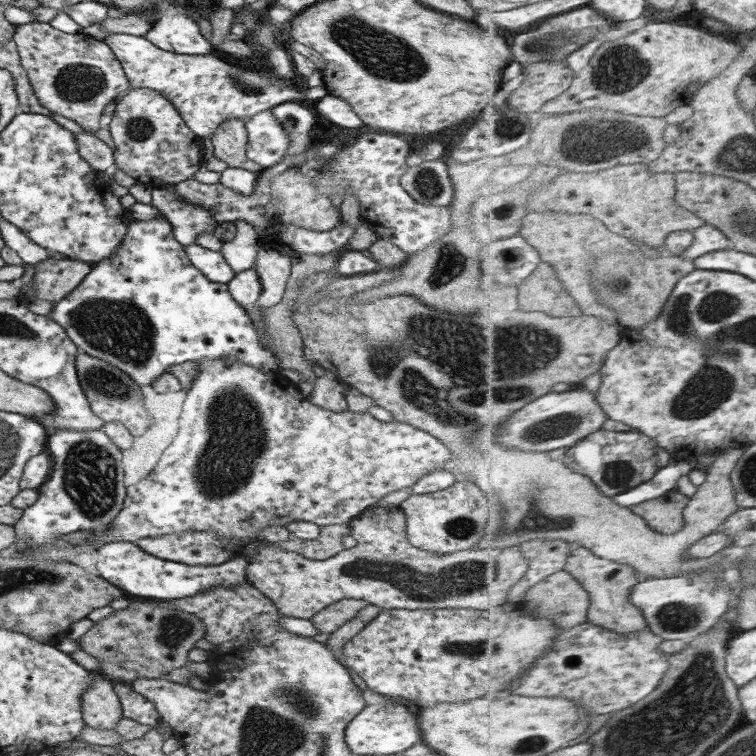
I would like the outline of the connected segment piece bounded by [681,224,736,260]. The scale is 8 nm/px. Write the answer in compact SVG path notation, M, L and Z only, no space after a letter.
M705 224L694 230L695 241L681 256L688 260L696 260L705 254L720 250L734 249L736 244L715 225Z

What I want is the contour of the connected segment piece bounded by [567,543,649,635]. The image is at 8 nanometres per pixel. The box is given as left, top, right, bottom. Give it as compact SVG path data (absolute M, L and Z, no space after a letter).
M574 543L574 551L570 555L567 568L591 592L592 605L589 610L589 620L600 627L606 627L616 632L631 635L649 626L644 611L632 604L633 588L638 582L638 571L630 564L622 564L598 556L594 551L584 548L580 543Z

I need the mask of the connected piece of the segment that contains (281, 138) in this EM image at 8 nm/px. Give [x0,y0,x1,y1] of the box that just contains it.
[245,109,290,171]

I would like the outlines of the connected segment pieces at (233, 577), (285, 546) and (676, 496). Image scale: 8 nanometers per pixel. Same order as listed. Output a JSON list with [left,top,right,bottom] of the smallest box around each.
[[96,542,249,602],[276,523,352,561],[631,490,690,535]]

